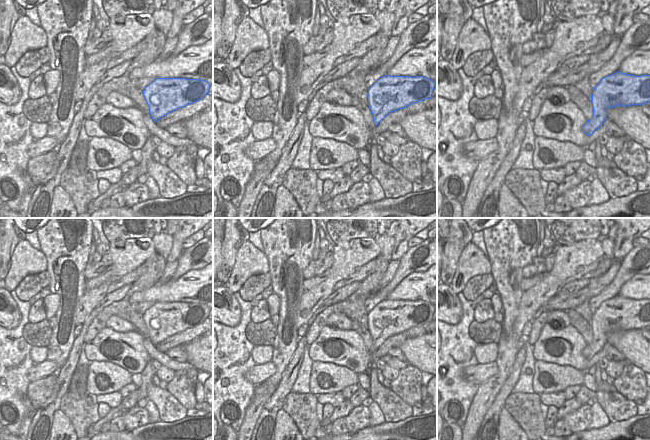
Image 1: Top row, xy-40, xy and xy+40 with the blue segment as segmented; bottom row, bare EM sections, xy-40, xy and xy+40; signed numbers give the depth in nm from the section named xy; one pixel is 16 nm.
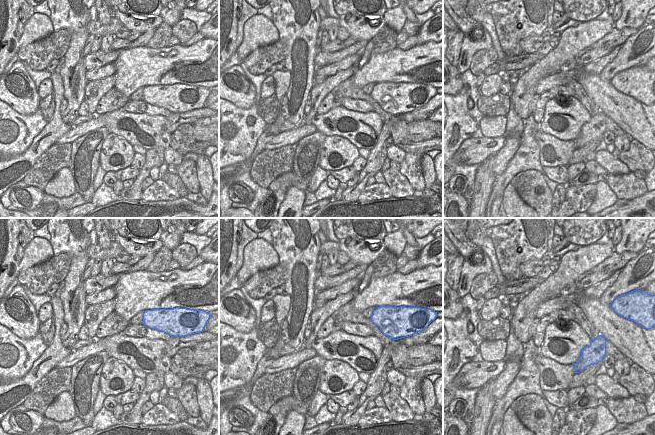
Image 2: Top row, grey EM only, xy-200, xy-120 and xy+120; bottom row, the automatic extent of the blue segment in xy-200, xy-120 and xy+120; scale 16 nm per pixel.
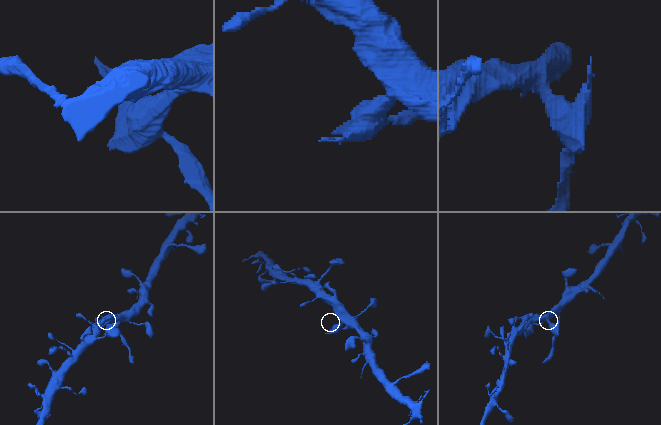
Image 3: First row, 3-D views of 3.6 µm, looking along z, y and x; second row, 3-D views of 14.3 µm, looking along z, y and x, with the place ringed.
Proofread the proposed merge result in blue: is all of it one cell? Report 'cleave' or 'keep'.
cleave

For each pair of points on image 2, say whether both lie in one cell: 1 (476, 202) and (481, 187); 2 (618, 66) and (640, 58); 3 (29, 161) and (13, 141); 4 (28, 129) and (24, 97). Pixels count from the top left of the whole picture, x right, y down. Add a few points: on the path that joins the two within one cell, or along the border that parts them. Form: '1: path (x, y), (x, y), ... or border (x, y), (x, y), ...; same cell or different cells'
1: path (480, 198), (481, 191); same cell
2: path (623, 61), (635, 58); same cell
3: border (37, 134), (23, 152), (10, 158); different cells
4: border (10, 106), (21, 114), (32, 114), (38, 109); different cells

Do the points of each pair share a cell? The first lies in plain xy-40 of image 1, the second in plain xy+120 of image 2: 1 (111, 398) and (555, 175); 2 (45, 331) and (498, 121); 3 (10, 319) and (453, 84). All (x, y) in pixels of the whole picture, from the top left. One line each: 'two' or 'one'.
1: one
2: two
3: one

